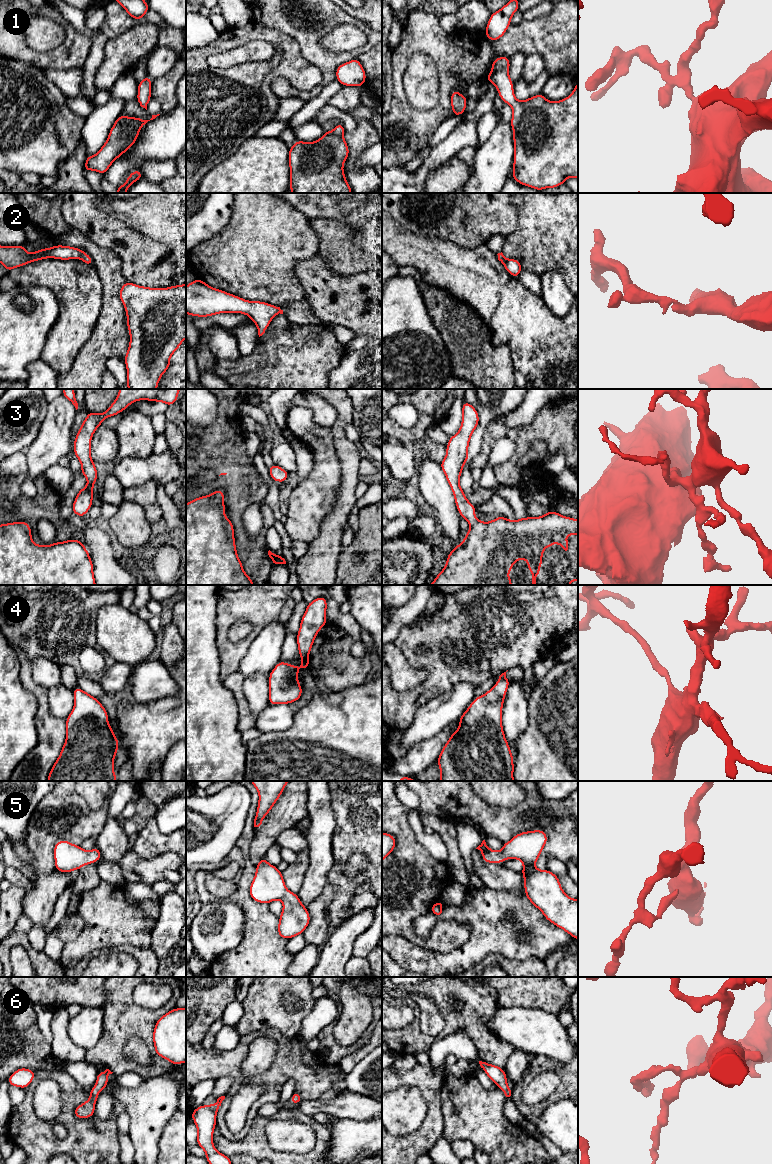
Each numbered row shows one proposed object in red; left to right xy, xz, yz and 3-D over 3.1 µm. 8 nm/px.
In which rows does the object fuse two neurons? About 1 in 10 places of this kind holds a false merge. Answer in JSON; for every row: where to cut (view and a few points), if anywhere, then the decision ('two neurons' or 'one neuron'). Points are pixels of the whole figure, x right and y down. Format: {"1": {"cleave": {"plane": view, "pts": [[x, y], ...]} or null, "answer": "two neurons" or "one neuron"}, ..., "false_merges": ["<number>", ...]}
{"1": {"cleave": null, "answer": "one neuron"}, "2": {"cleave": null, "answer": "one neuron"}, "3": {"cleave": null, "answer": "one neuron"}, "4": {"cleave": null, "answer": "one neuron"}, "5": {"cleave": null, "answer": "one neuron"}, "6": {"cleave": null, "answer": "one neuron"}, "false_merges": []}

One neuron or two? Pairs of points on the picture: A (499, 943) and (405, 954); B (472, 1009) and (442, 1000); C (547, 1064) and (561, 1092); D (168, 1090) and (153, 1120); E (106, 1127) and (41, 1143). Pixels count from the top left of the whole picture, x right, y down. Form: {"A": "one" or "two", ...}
{"A": "one", "B": "one", "C": "one", "D": "one", "E": "one"}

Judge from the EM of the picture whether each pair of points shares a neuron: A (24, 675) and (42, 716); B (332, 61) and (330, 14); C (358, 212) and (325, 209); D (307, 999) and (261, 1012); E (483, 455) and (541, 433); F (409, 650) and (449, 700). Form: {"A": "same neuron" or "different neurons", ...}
{"A": "same neuron", "B": "same neuron", "C": "same neuron", "D": "same neuron", "E": "same neuron", "F": "different neurons"}

